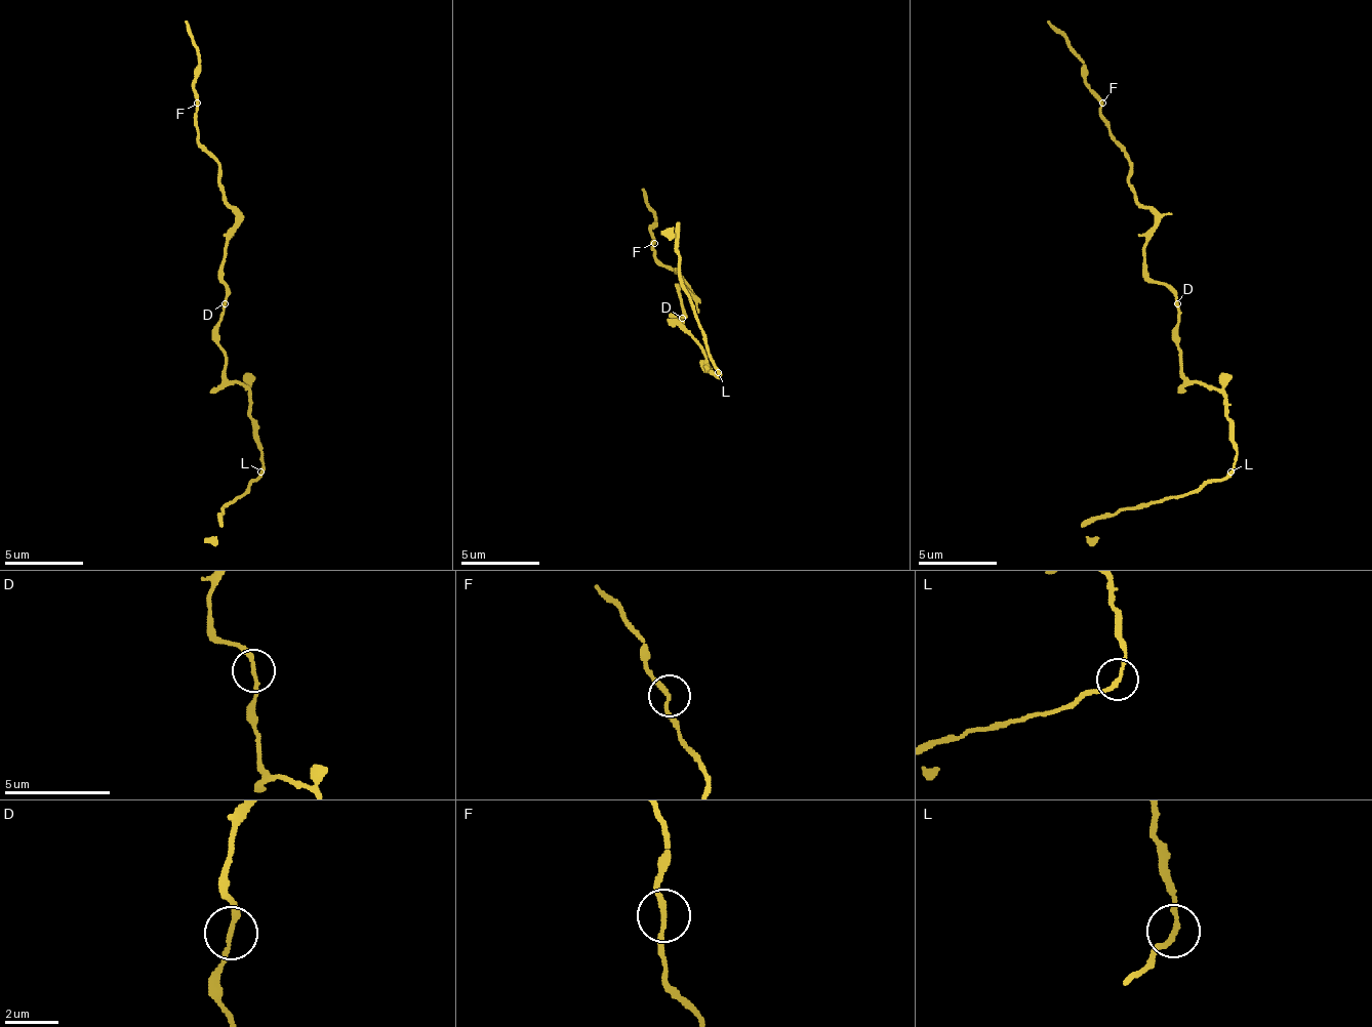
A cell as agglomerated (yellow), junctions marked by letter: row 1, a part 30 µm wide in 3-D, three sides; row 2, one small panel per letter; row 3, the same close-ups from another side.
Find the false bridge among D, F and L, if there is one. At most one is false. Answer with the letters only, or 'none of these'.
L

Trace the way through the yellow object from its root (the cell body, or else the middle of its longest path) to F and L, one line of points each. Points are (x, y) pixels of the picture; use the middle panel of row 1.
F: (674, 318), (682, 318), (682, 286), (689, 294), (693, 294), (693, 290), (654, 255), (654, 243)
L: (674, 318), (682, 322), (701, 350), (705, 365), (717, 373)

